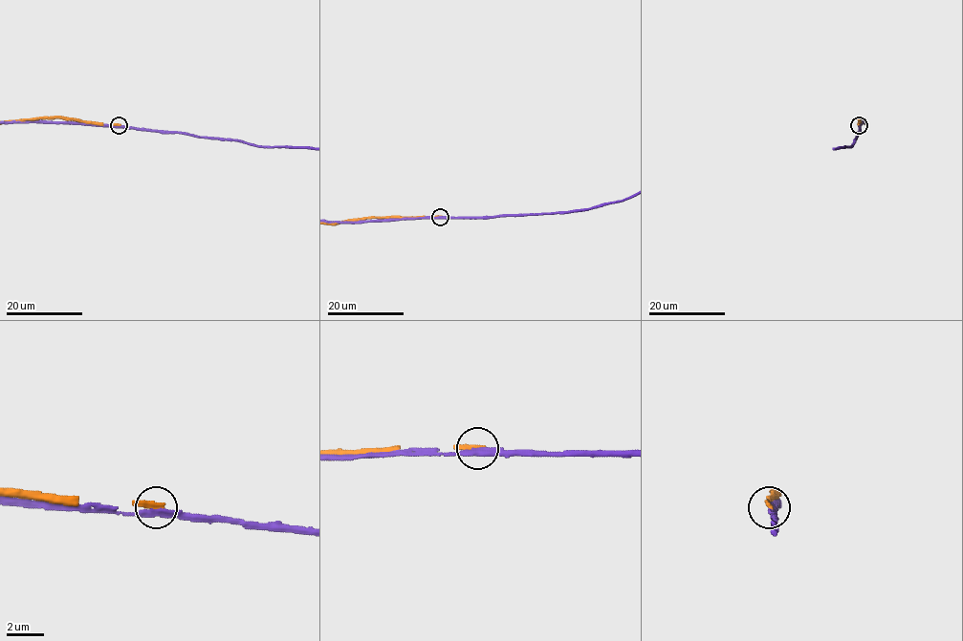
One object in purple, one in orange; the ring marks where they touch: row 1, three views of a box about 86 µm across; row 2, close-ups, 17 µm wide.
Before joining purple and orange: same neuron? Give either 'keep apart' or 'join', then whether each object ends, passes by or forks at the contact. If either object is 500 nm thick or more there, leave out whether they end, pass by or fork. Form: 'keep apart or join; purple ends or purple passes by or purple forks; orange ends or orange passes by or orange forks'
keep apart; purple passes by; orange ends

